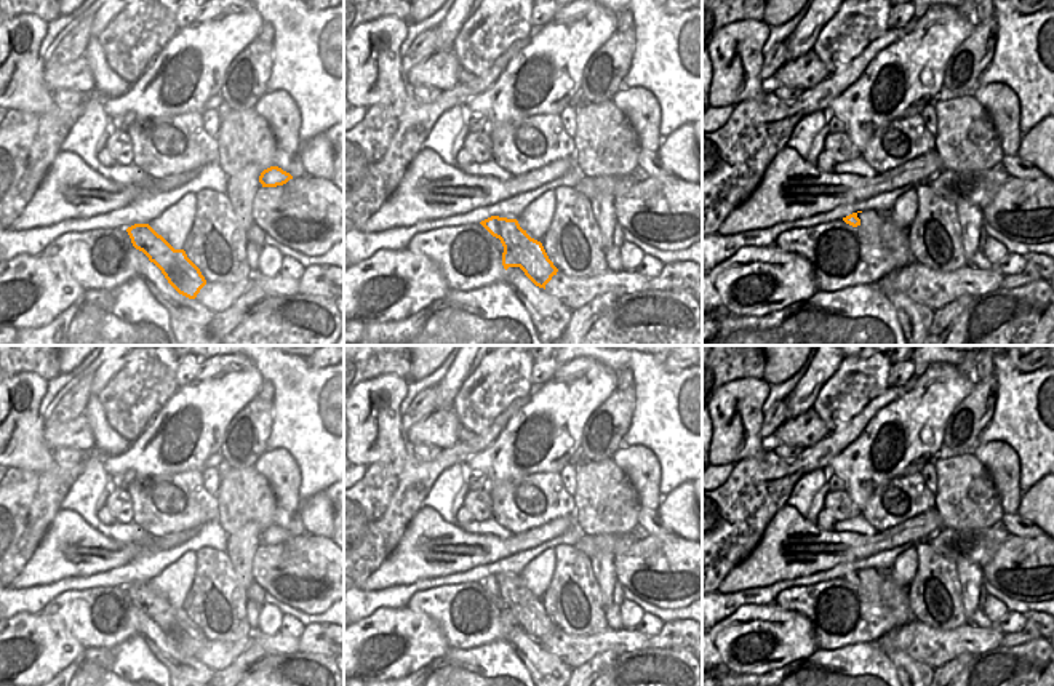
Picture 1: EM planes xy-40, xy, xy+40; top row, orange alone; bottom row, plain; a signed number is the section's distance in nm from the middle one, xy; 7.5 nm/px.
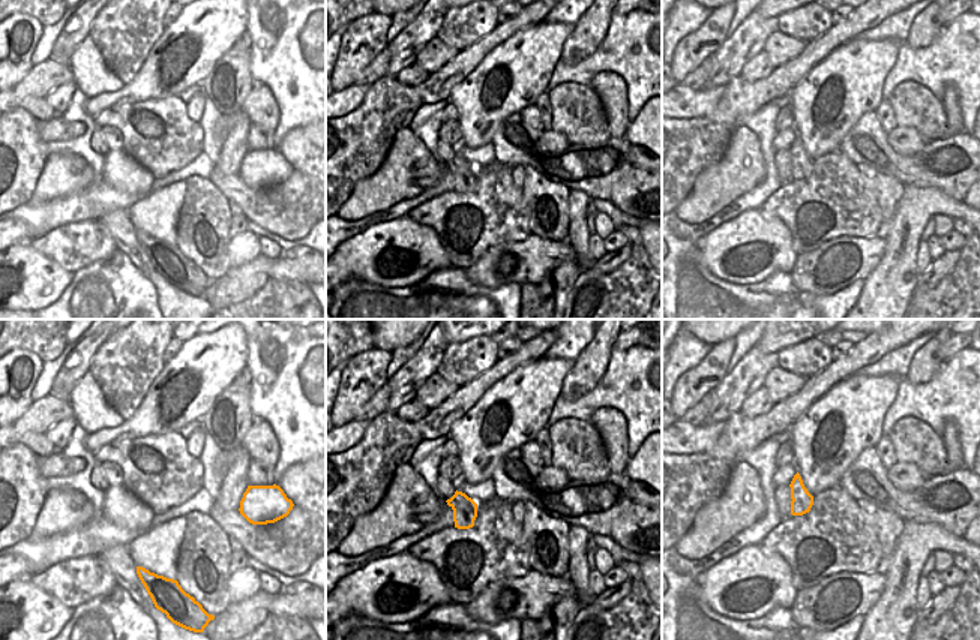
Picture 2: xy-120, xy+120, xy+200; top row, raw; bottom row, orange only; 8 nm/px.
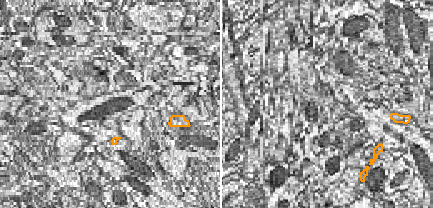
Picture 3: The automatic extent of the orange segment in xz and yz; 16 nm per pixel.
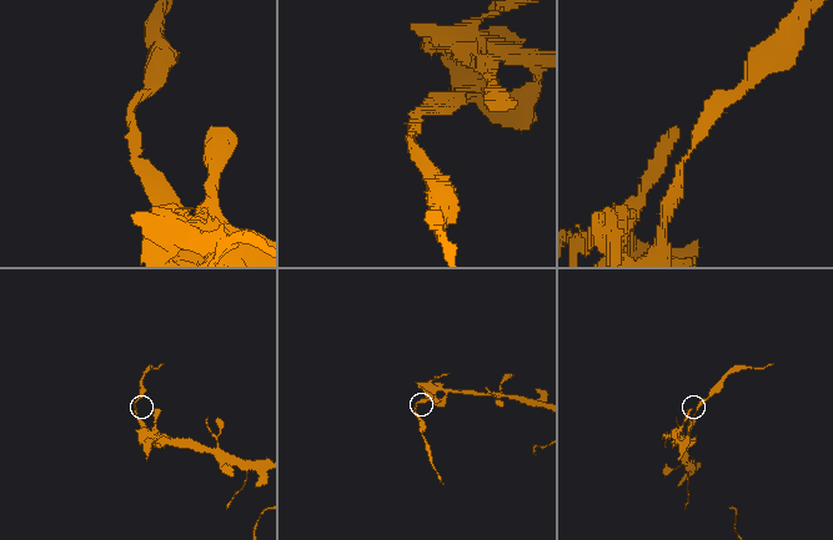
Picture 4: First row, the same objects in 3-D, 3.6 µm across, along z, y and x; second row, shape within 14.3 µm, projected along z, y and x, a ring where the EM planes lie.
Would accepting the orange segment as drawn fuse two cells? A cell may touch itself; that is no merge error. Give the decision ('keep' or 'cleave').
cleave

